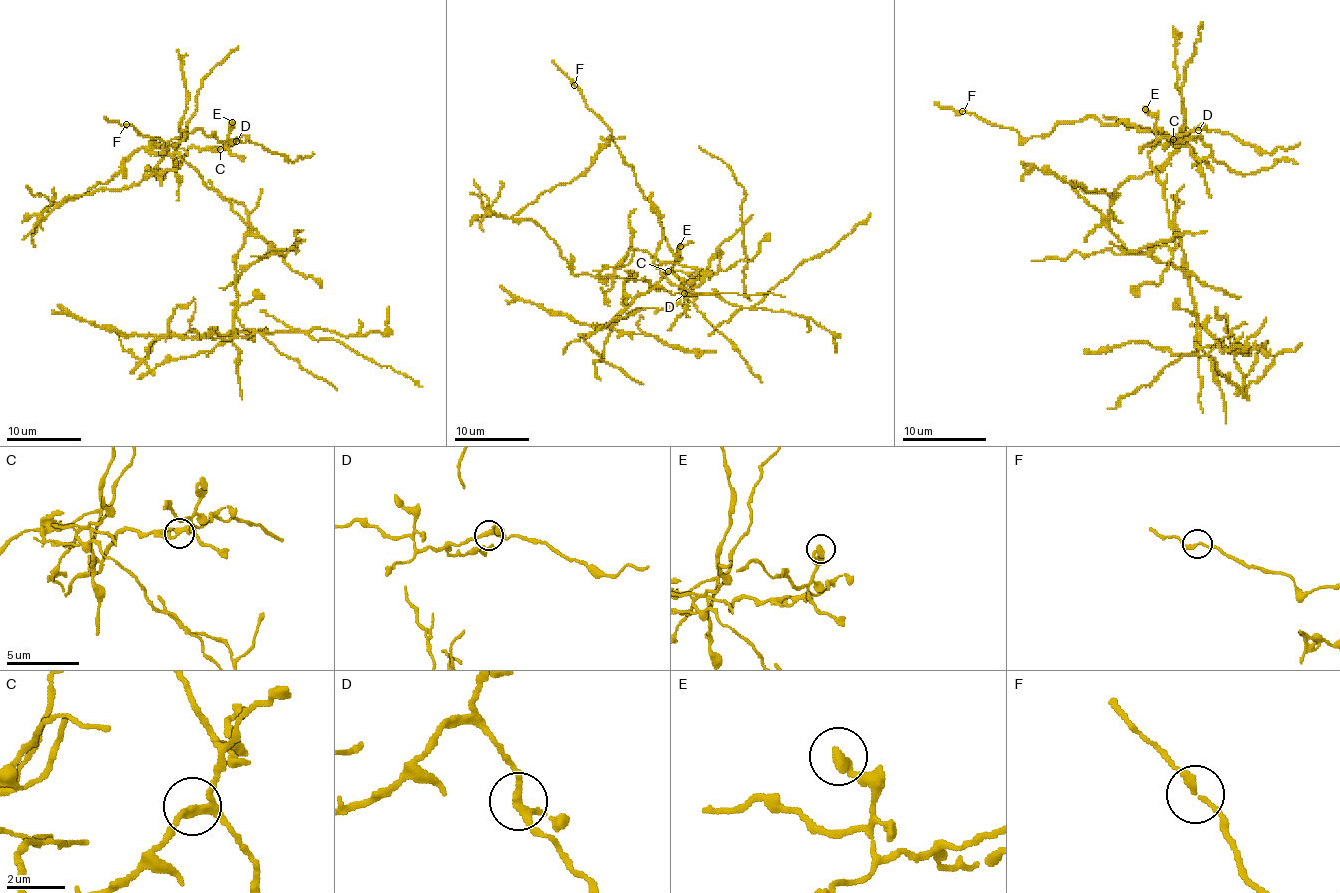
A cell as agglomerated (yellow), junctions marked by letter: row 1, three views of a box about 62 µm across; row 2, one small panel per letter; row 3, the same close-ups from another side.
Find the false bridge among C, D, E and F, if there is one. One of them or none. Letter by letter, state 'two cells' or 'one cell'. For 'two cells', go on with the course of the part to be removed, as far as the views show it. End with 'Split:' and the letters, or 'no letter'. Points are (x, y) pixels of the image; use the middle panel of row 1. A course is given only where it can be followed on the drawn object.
C: two cells; foreign part runs (667, 270), (626, 304), (624, 278), (604, 269), (634, 248), (697, 270), (675, 304), (595, 332), (500, 285)
D: one cell
E: one cell
F: one cell
Split: C

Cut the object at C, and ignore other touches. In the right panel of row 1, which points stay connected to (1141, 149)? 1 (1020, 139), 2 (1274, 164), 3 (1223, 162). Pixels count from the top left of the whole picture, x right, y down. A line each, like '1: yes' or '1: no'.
1: yes
2: no
3: no

